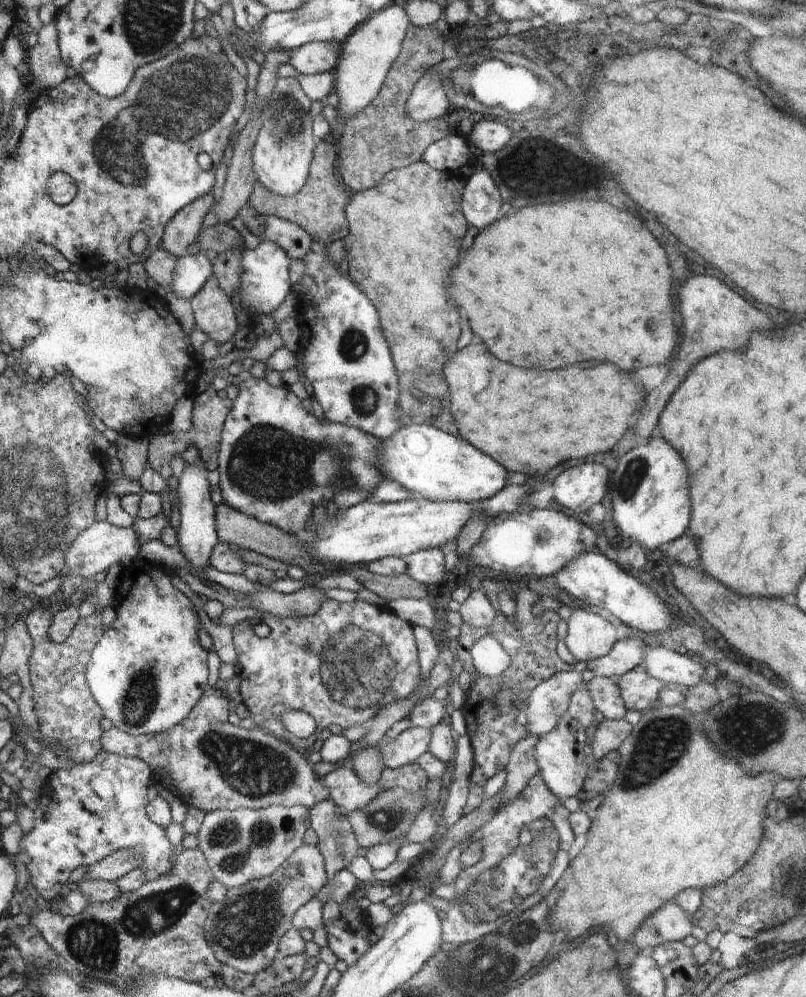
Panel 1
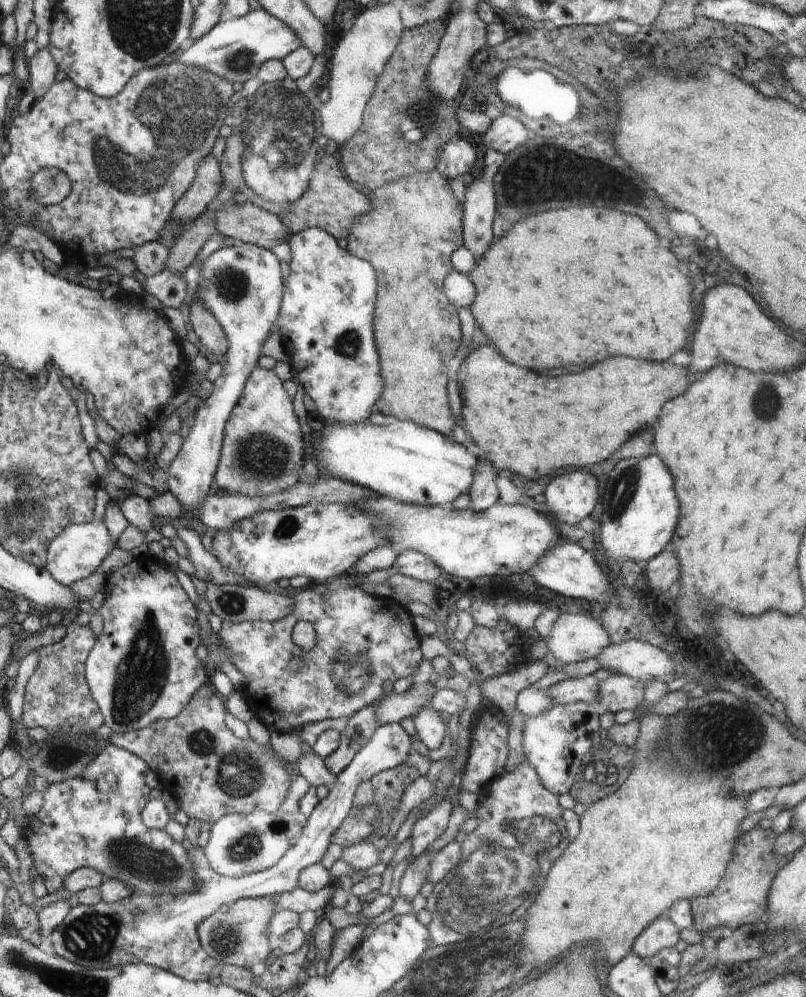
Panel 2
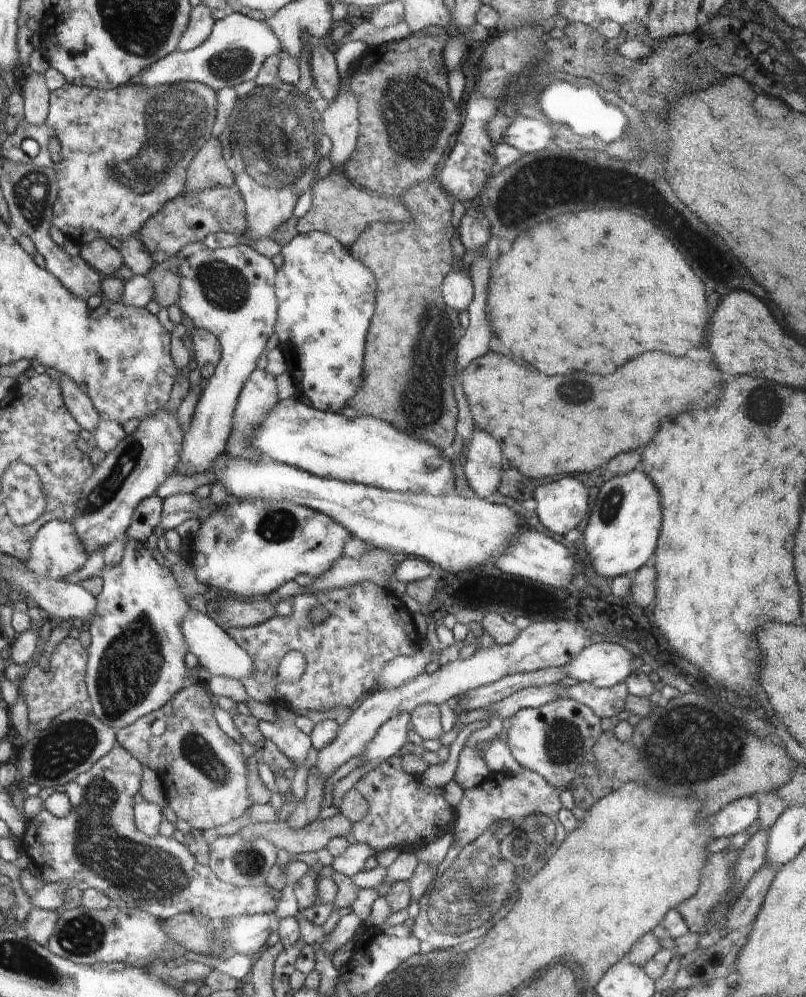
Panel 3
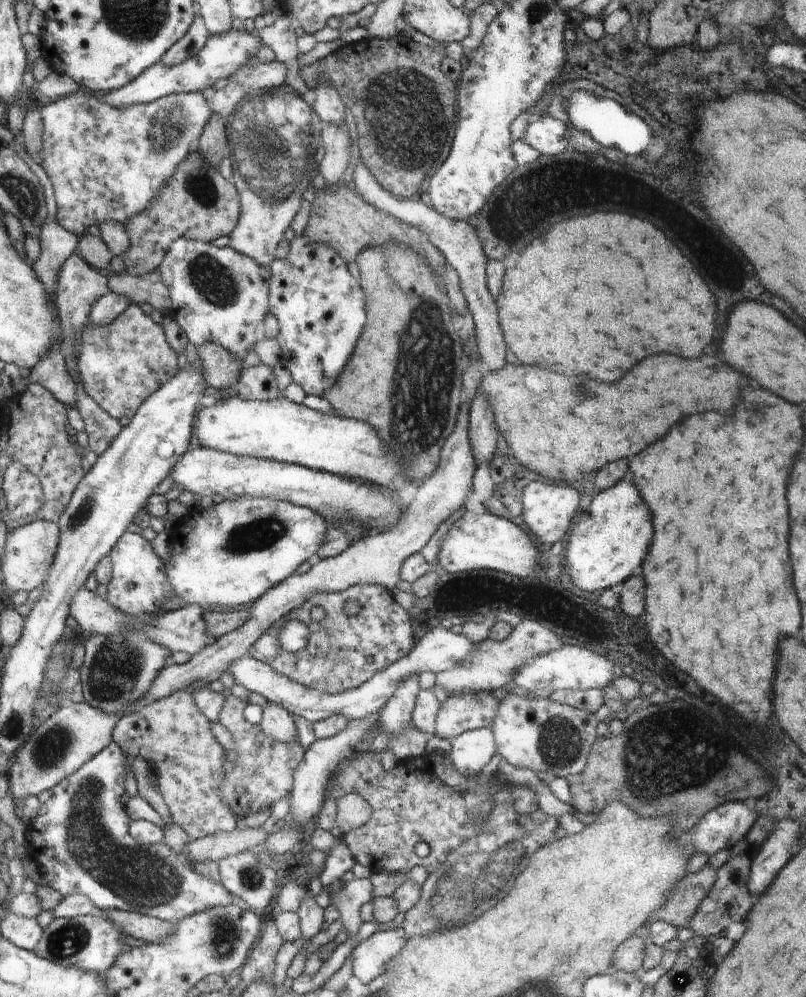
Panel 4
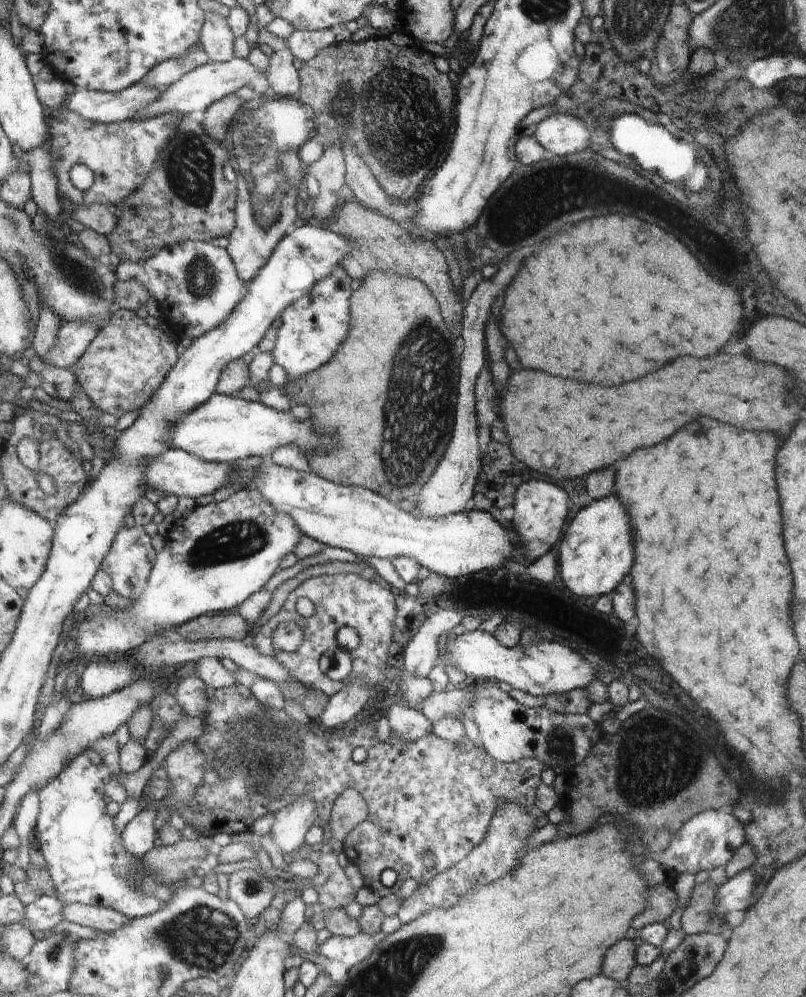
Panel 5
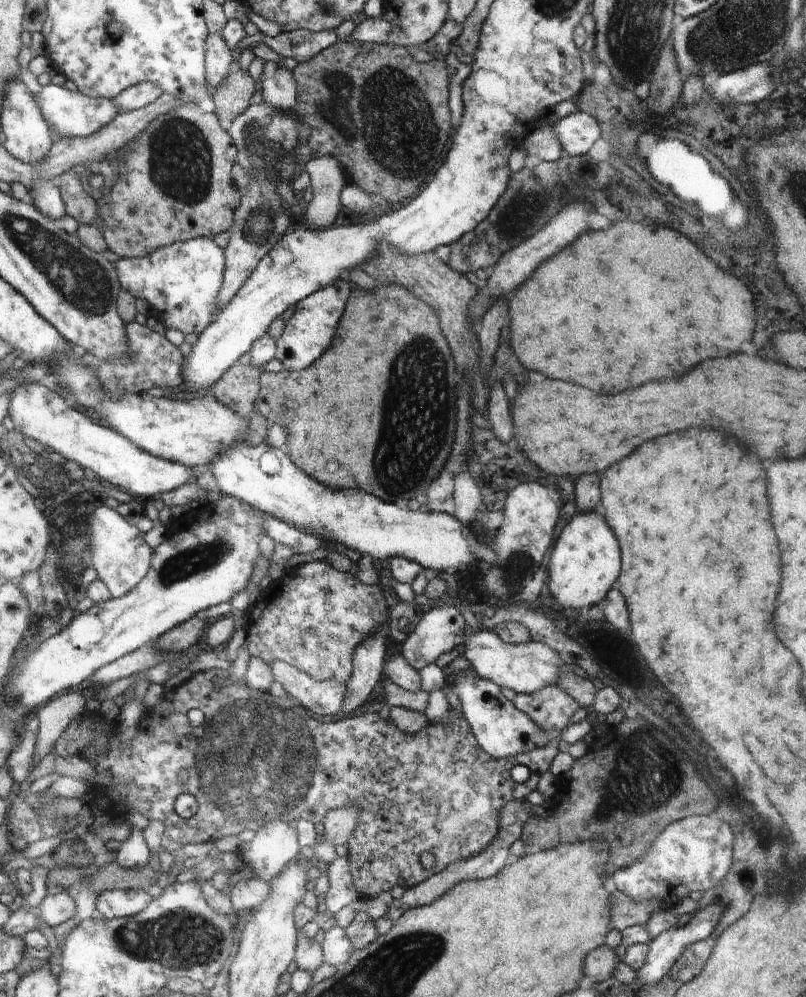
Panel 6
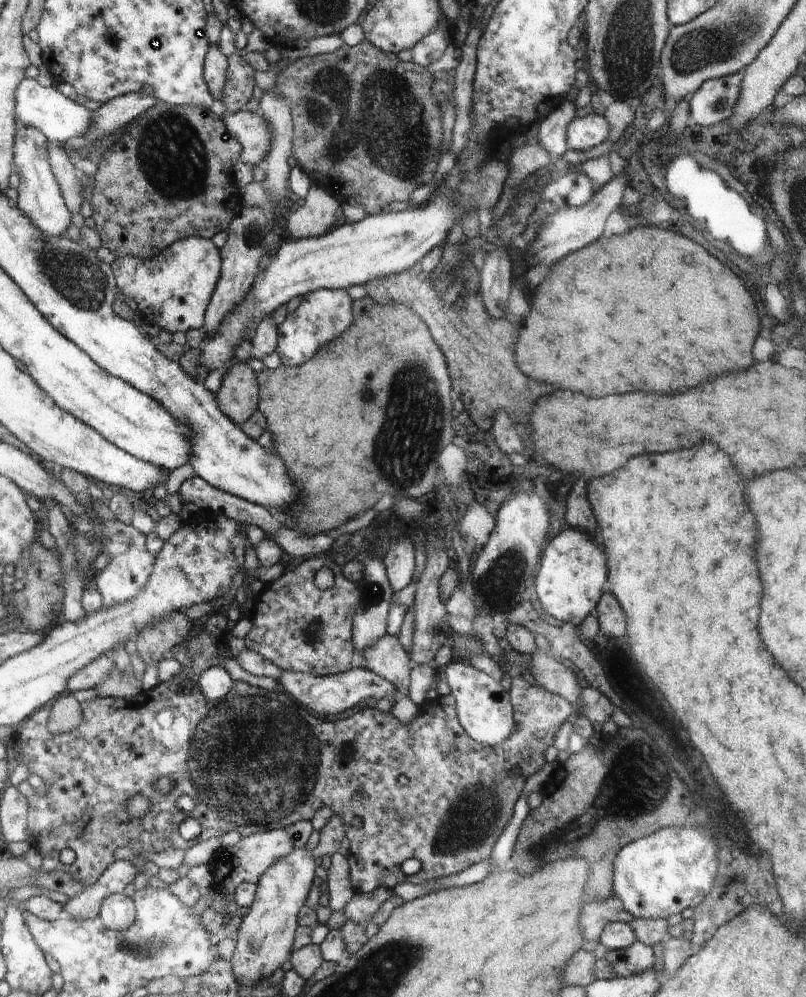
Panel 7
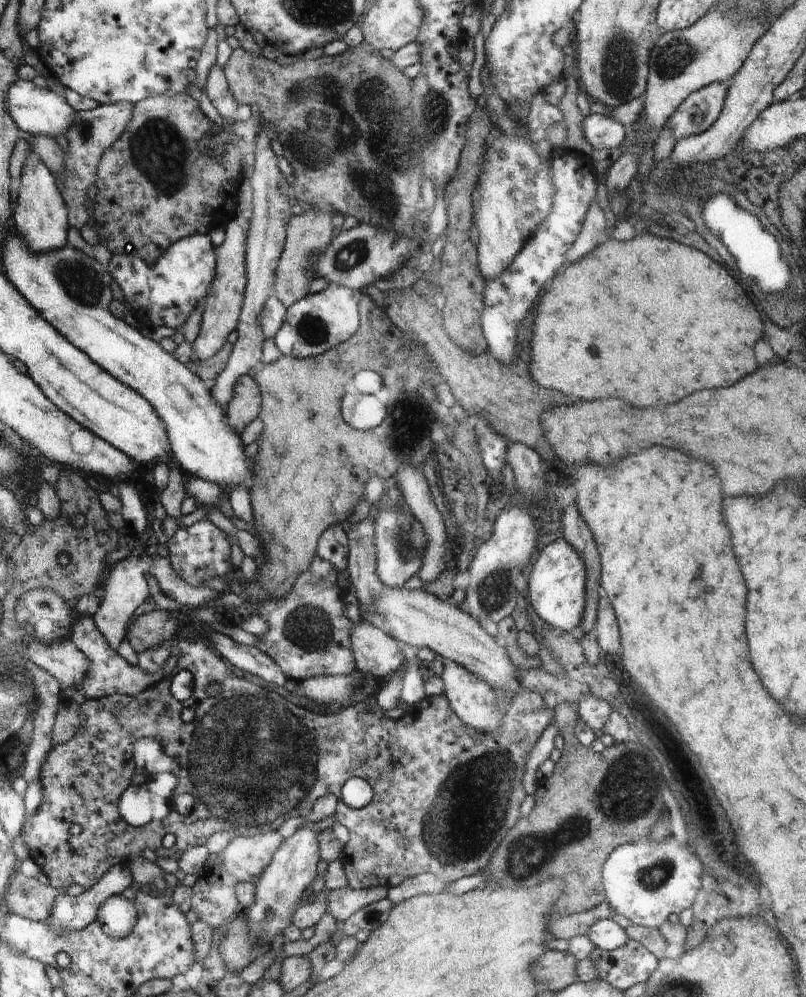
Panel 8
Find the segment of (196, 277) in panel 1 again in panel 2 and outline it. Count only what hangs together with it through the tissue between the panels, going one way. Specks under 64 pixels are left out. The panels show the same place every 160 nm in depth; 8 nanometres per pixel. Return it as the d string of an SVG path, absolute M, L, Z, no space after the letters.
M166 268L157 275L147 277L142 284L143 294L153 294L163 306L180 308L186 298L186 281L184 274Z

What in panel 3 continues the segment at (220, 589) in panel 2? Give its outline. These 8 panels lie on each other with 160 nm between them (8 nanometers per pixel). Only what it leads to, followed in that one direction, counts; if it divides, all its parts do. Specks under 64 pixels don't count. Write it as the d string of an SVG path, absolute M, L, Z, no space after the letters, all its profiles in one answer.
M227 597L224 600L210 599L207 602L207 614L226 631L230 627L261 625L277 615L275 604L273 599L253 602Z

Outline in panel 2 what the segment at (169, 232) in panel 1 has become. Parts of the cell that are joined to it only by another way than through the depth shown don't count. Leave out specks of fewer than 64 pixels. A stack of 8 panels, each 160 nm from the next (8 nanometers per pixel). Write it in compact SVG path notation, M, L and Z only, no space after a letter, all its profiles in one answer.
M213 154L208 155L198 167L196 179L186 194L182 195L172 220L180 225L191 223L198 218L205 208L214 200L223 183L219 162Z

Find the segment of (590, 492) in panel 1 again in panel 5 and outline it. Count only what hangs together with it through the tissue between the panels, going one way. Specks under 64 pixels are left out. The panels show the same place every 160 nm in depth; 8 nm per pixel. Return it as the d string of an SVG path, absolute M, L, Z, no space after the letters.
M541 480L524 481L524 484L516 484L515 487L515 514L512 522L515 525L514 531L524 542L519 550L529 560L536 560L544 556L562 536L562 528L568 516L568 494L563 488Z

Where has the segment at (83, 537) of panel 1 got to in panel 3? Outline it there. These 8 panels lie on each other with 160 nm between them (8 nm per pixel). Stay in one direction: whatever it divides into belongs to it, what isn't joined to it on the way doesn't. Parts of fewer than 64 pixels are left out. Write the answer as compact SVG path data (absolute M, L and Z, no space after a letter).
M50 521L38 531L34 537L34 544L30 556L22 558L27 567L39 577L49 579L66 578L74 572L78 572L88 560L88 551L83 542L77 537L77 530L68 521Z

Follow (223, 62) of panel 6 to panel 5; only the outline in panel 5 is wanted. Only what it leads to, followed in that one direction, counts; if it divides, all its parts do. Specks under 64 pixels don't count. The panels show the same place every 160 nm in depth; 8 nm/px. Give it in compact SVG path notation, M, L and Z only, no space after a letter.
M207 10L206 18L200 32L200 42L212 62L226 62L234 56L232 29L227 17Z

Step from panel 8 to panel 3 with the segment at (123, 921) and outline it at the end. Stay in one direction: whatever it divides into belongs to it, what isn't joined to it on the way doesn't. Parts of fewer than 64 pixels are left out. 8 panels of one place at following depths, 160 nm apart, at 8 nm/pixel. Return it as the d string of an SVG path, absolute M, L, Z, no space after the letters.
M117 742L114 745L114 748L105 754L100 760L97 760L91 767L90 770L79 774L74 780L67 782L61 788L40 788L38 796L44 801L48 796L50 796L55 791L64 792L70 798L72 804L72 811L68 816L59 818L47 809L43 809L39 812L36 817L27 819L26 830L23 834L23 837L20 839L21 848L24 853L26 853L29 858L32 860L32 863L40 870L42 873L41 882L42 883L66 883L72 888L79 888L80 890L85 891L86 889L94 889L106 894L111 898L111 901L114 901L116 907L121 909L144 909L146 912L149 912L152 916L155 916L159 919L169 919L174 915L180 913L190 913L196 915L198 920L202 923L212 921L215 923L222 922L223 920L228 920L233 917L239 917L242 915L261 915L264 913L274 913L278 904L278 901L281 900L281 892L278 889L273 889L268 886L266 887L237 887L231 884L222 881L214 872L209 865L200 864L194 857L193 854L189 851L187 844L183 845L182 843L176 841L174 837L165 837L164 835L152 835L148 836L146 833L138 830L136 826L136 820L132 816L132 806L134 806L134 796L136 792L140 790L140 780L142 780L142 766L140 766L141 761L137 757L133 757L125 748L122 748L122 745L119 745Z

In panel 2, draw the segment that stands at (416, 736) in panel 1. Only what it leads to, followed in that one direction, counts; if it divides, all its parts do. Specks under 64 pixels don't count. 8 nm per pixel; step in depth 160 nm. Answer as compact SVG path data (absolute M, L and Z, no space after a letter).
M386 722L380 725L372 738L354 755L352 762L346 768L337 774L336 784L329 790L328 796L320 801L308 816L308 822L305 824L304 830L298 834L296 840L285 855L282 856L280 862L274 867L270 867L265 871L258 871L252 875L242 875L240 878L225 877L214 872L209 865L205 852L201 847L192 847L188 853L194 870L196 870L196 887L189 893L161 895L134 895L124 897L115 903L107 903L104 901L97 902L95 905L78 905L72 907L66 918L51 932L52 946L54 946L55 954L69 960L71 963L89 968L89 969L107 969L123 964L152 965L174 973L176 976L182 977L189 981L208 981L210 980L210 972L220 961L208 956L202 948L197 935L197 928L200 922L213 912L219 910L218 906L236 902L238 899L256 898L279 895L283 892L290 892L298 886L298 876L300 872L311 864L320 862L324 858L324 854L328 851L328 846L333 842L333 834L341 827L344 819L349 815L350 810L354 806L355 792L357 785L362 781L370 780L375 774L382 772L384 769L393 769L398 765L407 762L407 756L411 751L410 736L400 723Z

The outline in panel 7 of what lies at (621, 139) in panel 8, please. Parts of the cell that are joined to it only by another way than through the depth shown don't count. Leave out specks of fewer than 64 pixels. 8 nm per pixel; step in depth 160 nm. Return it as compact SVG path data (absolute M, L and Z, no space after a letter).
M596 112L576 115L565 127L568 149L588 151L610 136L608 121Z

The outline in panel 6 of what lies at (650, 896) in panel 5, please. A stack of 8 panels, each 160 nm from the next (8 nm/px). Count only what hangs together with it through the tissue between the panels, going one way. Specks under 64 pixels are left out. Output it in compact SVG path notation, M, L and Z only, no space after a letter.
M615 891L613 897L613 911L610 914L609 928L623 931L634 925L645 925L651 914L663 909L660 901L637 903L626 893Z

